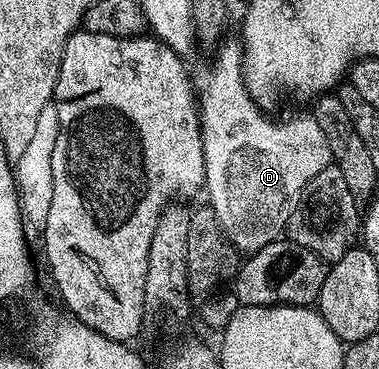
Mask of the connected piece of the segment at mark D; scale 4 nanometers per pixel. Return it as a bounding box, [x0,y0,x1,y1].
[198,42,333,254]

